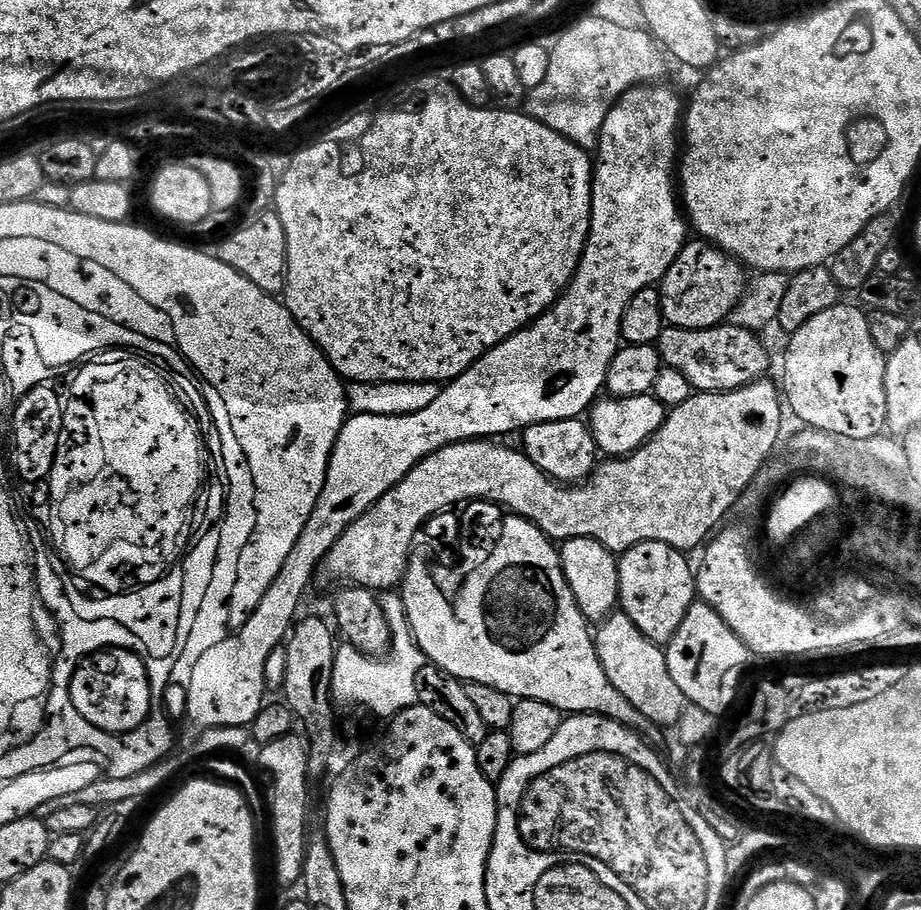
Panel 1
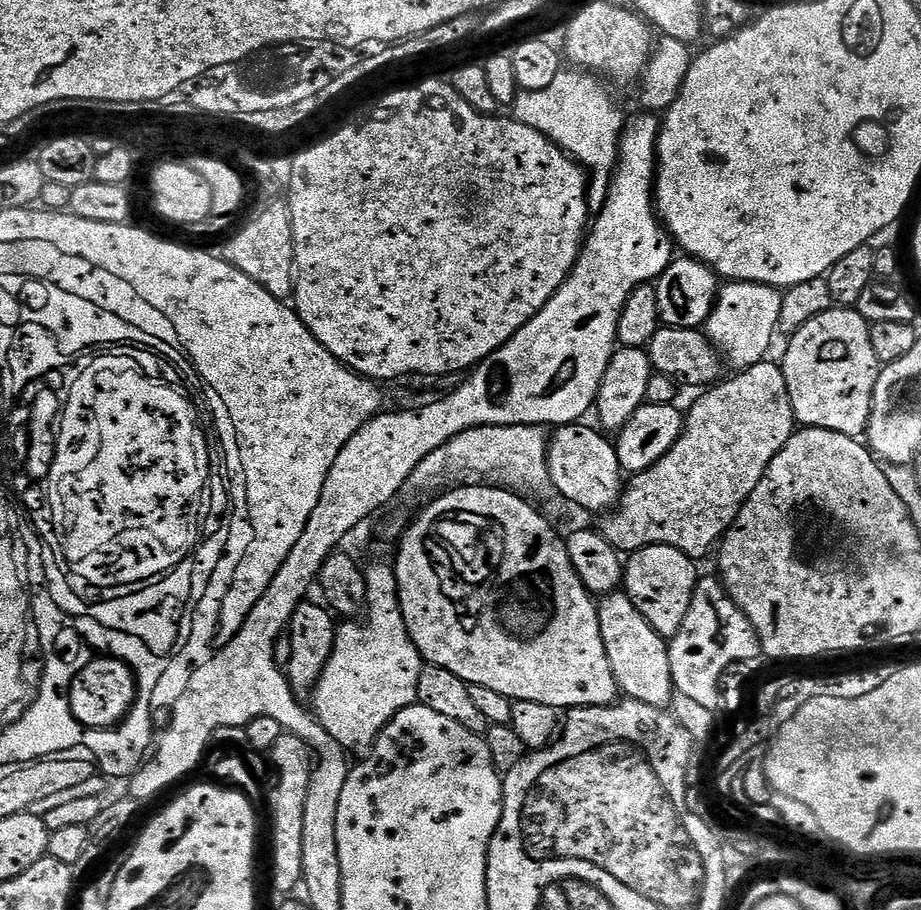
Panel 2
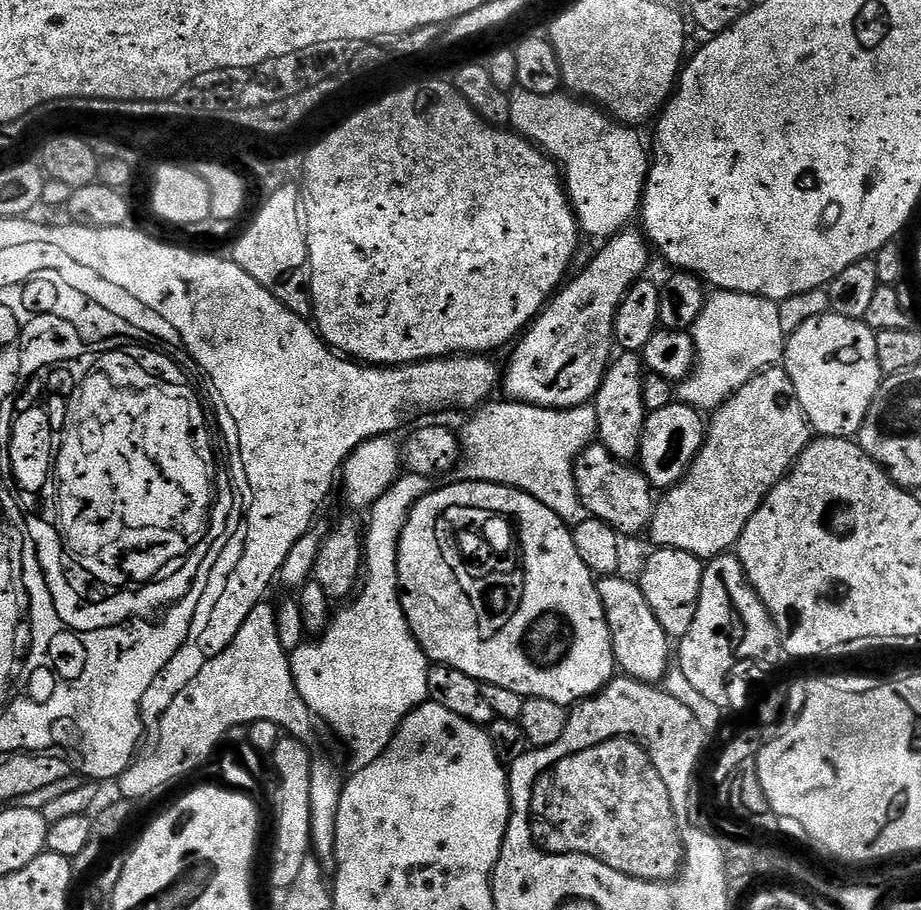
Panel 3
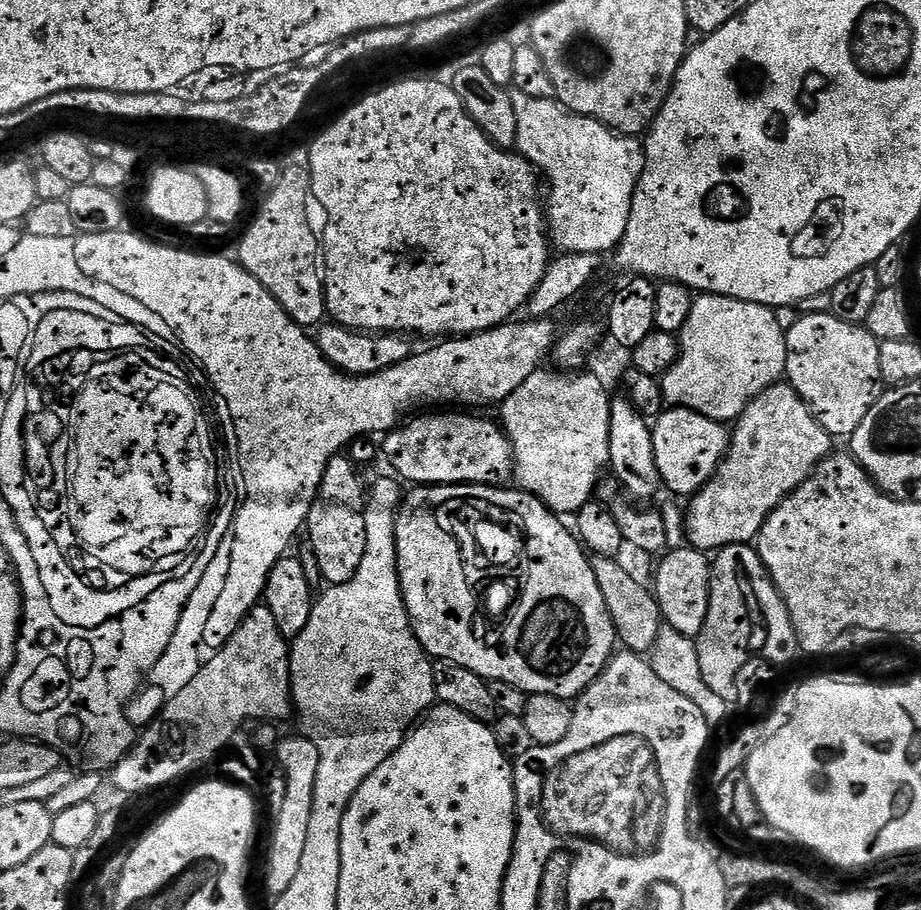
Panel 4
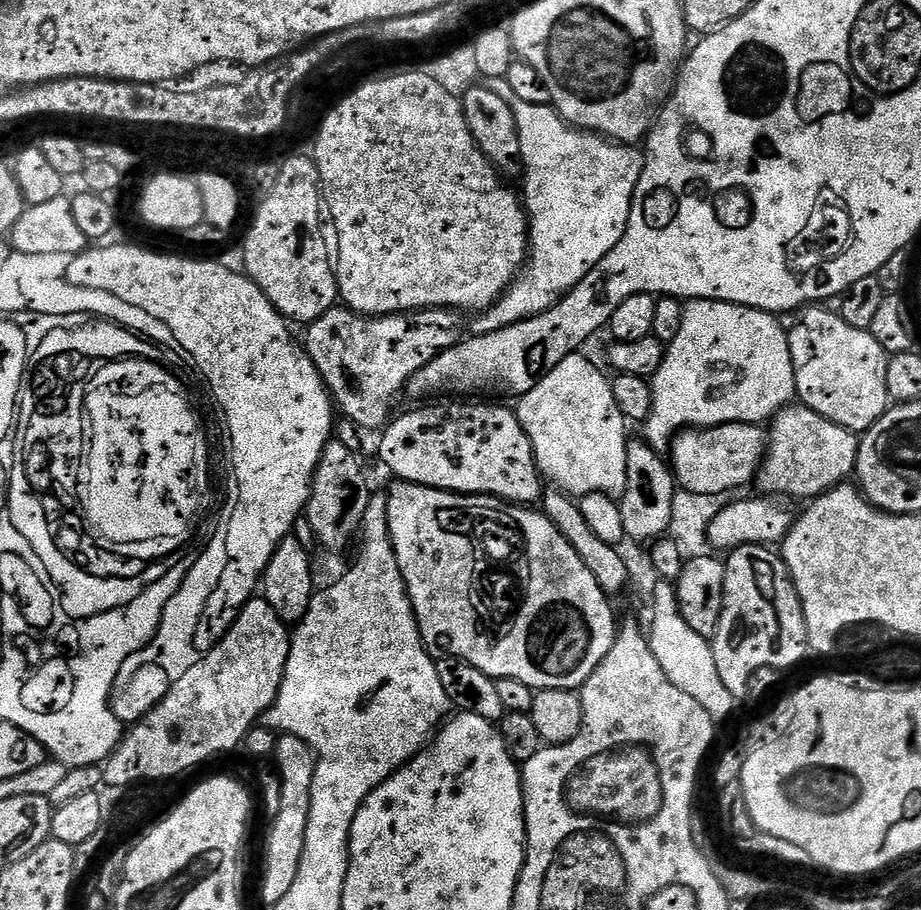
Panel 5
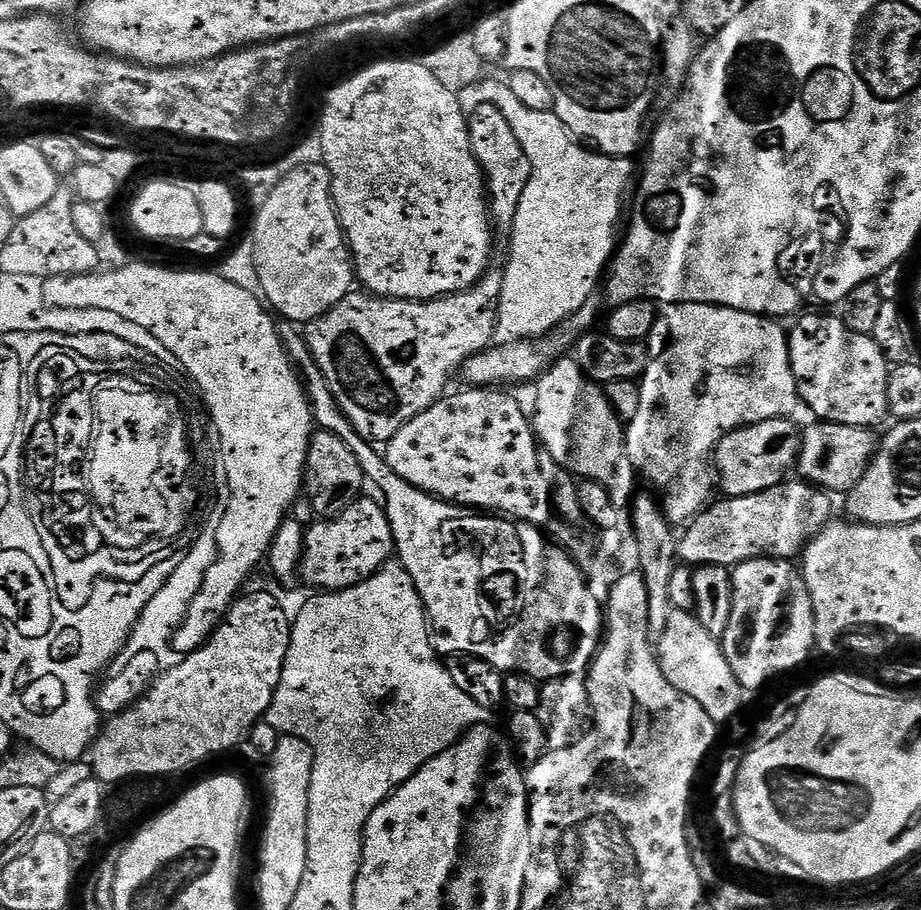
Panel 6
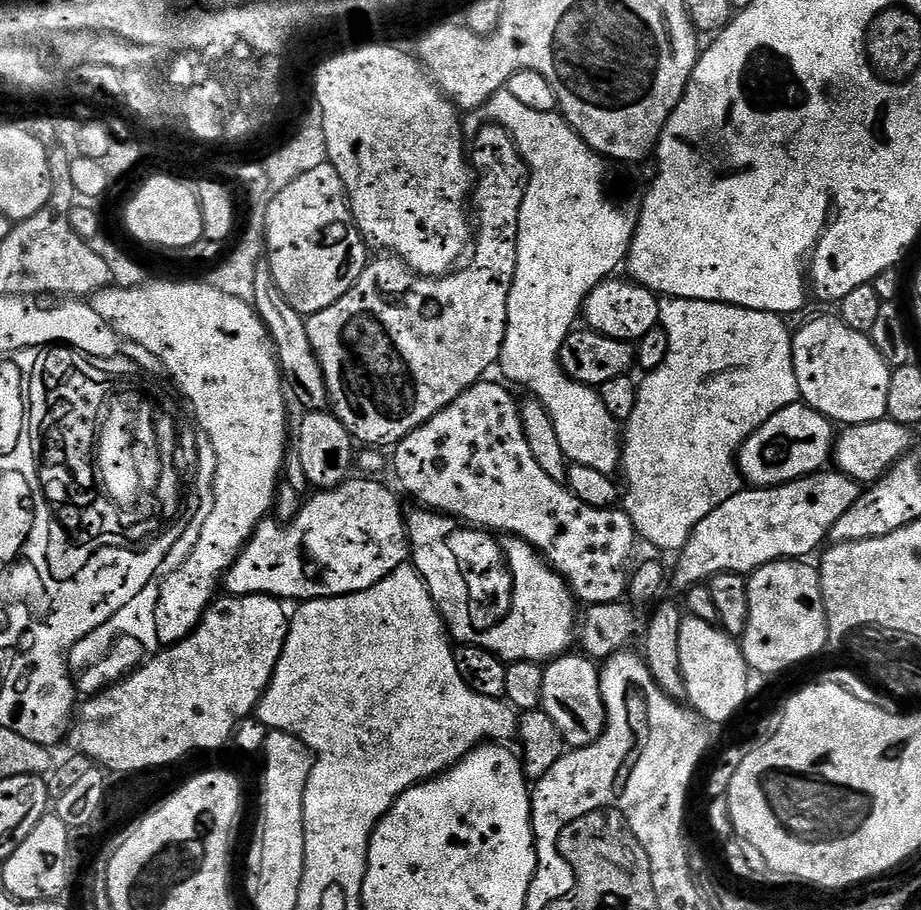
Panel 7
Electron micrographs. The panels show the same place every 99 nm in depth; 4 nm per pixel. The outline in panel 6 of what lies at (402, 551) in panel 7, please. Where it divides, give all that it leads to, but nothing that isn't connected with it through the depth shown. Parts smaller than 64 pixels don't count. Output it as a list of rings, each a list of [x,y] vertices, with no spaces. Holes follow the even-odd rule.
[[[357,498],[346,510],[331,518],[320,518],[305,531],[304,557],[299,575],[316,590],[339,590],[360,584],[394,556],[392,527],[379,499]]]

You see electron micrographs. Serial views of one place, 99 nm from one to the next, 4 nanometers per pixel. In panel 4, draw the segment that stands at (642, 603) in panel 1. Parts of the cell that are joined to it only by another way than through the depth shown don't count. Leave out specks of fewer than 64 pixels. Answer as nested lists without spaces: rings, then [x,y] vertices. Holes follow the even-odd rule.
[[[673,547],[659,557],[660,565],[656,568],[654,595],[660,607],[663,623],[678,630],[678,634],[695,638],[700,635],[702,626],[706,626],[706,614],[710,606],[712,566],[709,557],[699,548],[683,547],[676,549]]]

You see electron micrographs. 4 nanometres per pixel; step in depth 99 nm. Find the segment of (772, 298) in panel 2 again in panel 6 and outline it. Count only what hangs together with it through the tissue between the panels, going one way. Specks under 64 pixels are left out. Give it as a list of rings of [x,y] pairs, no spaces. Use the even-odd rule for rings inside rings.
[[[669,304],[663,309],[662,316],[663,319],[670,322],[670,334],[672,337],[664,353],[649,359],[648,368],[638,381],[642,402],[638,406],[638,414],[634,414],[634,418],[627,421],[624,441],[626,442],[626,450],[633,468],[636,469],[643,479],[645,476],[653,484],[651,487],[662,497],[664,515],[668,517],[673,525],[680,526],[685,522],[691,521],[692,517],[697,516],[698,513],[703,512],[709,501],[713,499],[712,488],[714,492],[718,484],[712,465],[717,442],[727,432],[733,432],[736,428],[743,428],[746,424],[757,424],[758,422],[766,422],[774,418],[791,417],[796,404],[798,408],[798,393],[794,370],[790,366],[788,333],[780,328],[779,323],[775,319],[759,316],[758,314],[750,314],[742,310],[734,310],[726,306],[718,306],[717,304]]]

